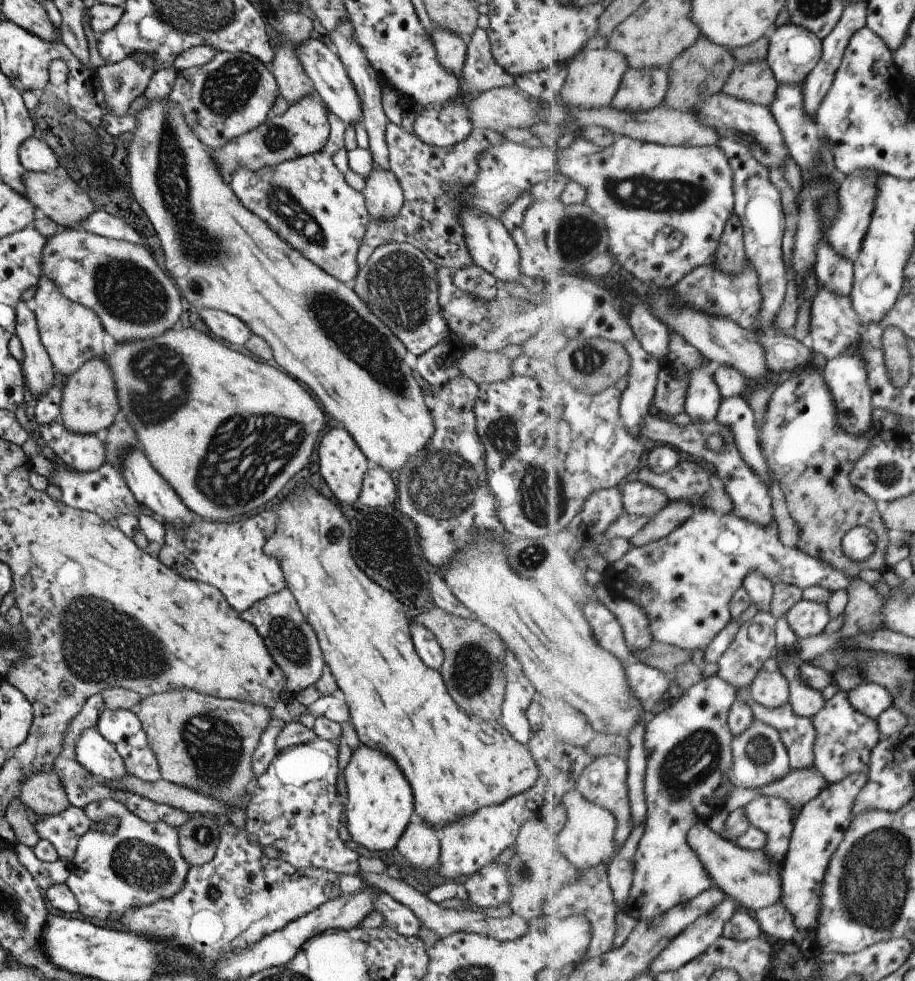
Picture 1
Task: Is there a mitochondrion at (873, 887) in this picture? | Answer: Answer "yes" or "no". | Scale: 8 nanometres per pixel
yes

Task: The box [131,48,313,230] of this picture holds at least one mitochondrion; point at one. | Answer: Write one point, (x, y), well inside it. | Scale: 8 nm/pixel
(230, 87)

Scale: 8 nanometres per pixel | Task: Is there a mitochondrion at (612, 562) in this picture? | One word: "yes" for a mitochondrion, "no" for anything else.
no

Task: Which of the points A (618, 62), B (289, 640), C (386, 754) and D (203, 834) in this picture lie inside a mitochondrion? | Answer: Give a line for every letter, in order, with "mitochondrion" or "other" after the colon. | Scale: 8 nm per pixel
A: other
B: mitochondrion
C: other
D: mitochondrion

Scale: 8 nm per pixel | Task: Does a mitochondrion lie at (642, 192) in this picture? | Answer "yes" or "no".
yes

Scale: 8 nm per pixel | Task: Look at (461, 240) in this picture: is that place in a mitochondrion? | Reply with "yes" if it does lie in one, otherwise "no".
no

